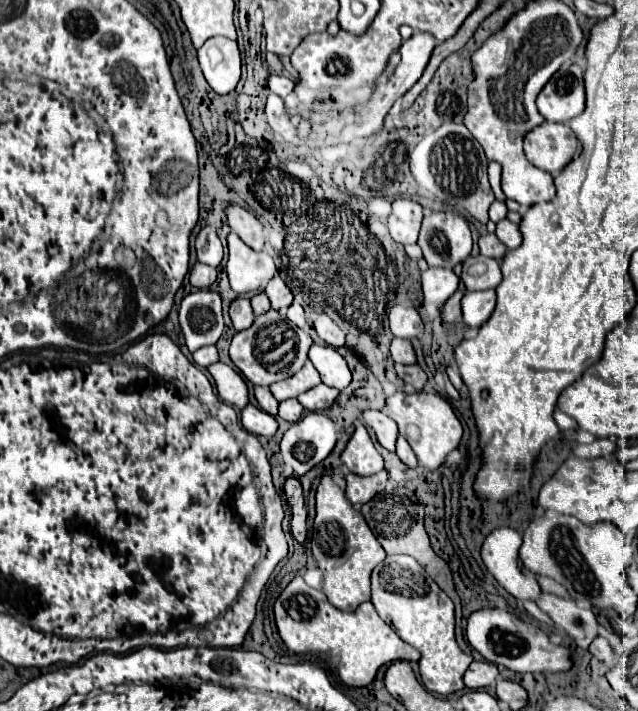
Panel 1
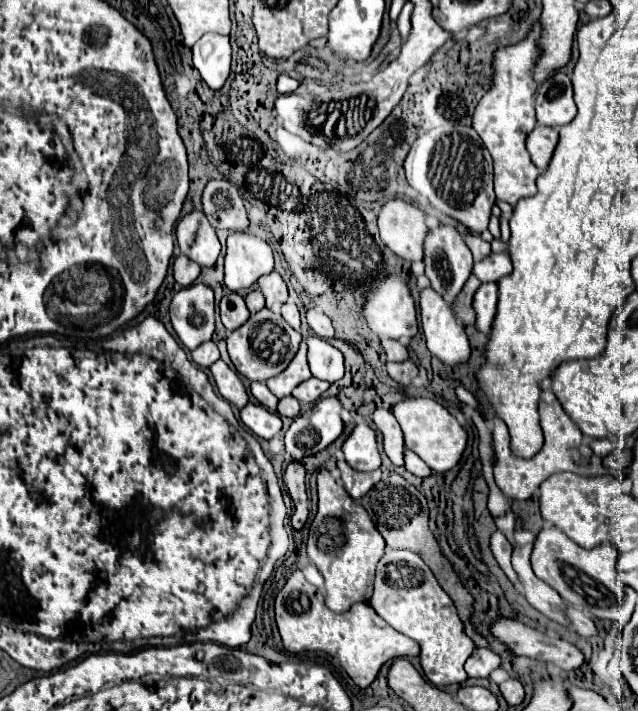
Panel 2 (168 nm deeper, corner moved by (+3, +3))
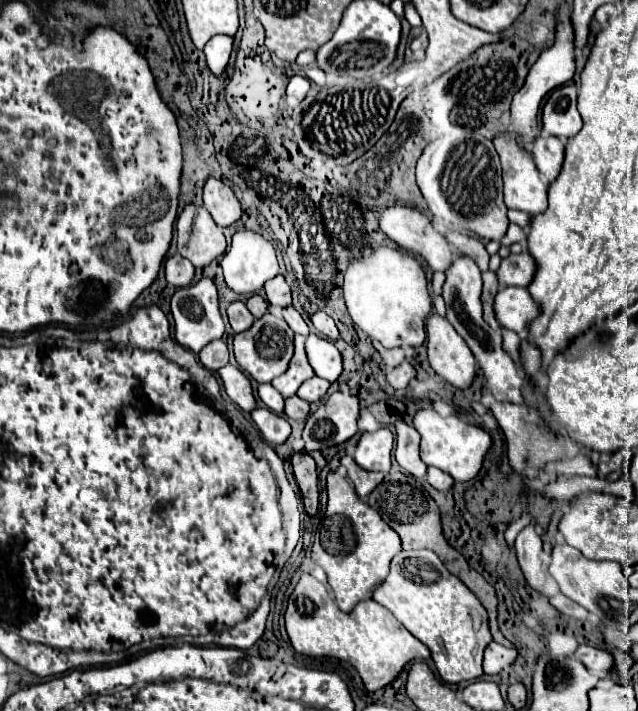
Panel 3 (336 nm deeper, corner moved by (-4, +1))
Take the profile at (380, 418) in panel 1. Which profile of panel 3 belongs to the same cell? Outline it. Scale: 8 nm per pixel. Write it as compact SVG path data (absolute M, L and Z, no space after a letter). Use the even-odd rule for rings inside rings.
M397 423L395 429L397 429L397 447L395 447L397 463L413 477L425 477L427 465L419 457L419 433L407 423Z

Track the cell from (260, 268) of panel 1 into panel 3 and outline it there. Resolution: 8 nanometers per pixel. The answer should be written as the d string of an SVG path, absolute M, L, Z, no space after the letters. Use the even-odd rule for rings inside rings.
M237 231L233 235L231 245L227 247L227 253L223 253L221 269L223 269L225 283L235 293L249 295L249 293L257 293L265 285L265 281L273 279L279 273L279 263L277 263L275 247L271 245L271 241L267 241L265 237L253 231Z

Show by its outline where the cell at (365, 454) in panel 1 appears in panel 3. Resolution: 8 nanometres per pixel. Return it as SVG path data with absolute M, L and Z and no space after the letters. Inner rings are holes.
M383 427L375 433L361 435L353 459L359 467L367 471L387 473L391 469L391 449L393 449L393 433Z

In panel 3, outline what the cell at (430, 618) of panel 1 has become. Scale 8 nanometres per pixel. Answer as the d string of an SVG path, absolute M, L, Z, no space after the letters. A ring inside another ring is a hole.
M429 549L401 551L397 557L393 557L391 573L383 581L383 585L377 587L377 591L373 593L373 599L385 605L421 643L429 647L435 667L445 683L461 683L469 679L479 679L483 675L483 669L481 669L483 649L491 643L487 611L483 609L475 593L471 593L467 585L463 585L453 573L449 573L447 567L441 563L441 559L433 551Z

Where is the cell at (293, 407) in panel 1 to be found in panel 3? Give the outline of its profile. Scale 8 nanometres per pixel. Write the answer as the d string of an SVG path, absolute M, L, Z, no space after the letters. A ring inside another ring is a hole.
M297 395L289 397L289 399L285 399L285 415L291 417L291 419L305 421L307 415L309 415L309 403L303 401L303 399L299 399Z

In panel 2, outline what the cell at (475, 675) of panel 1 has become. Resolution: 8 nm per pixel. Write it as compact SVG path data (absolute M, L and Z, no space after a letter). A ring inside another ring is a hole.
M484 647L484 649L474 649L464 669L470 677L488 677L494 669L498 669L498 665L500 665L500 657Z

